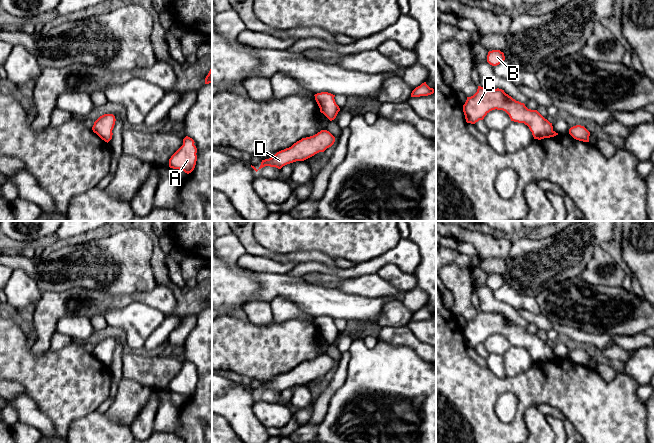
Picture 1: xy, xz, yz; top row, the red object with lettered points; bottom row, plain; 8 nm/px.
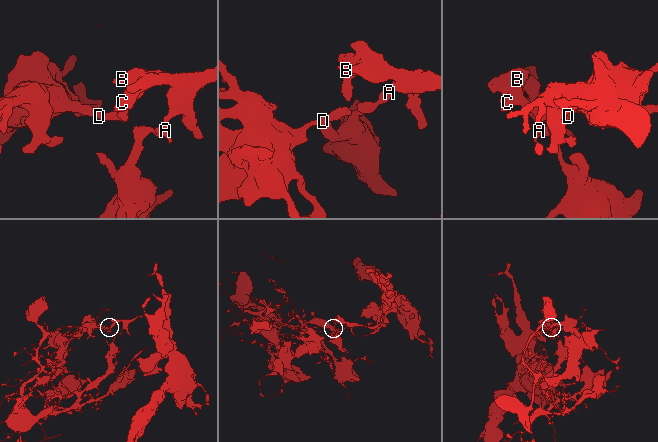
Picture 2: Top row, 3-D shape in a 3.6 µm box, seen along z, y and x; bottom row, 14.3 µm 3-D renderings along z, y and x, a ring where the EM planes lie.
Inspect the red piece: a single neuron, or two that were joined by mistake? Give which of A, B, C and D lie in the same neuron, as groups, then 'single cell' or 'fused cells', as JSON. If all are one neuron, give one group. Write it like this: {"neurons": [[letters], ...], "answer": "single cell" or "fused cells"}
{"neurons": [["A", "B", "C"], ["D"]], "answer": "fused cells"}

